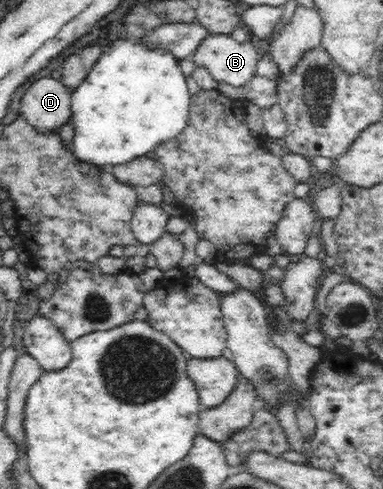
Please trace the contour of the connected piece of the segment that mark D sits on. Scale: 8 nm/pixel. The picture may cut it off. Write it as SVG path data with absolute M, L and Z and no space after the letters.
M40 78L22 94L22 116L38 131L54 131L72 117L71 92L54 78Z

